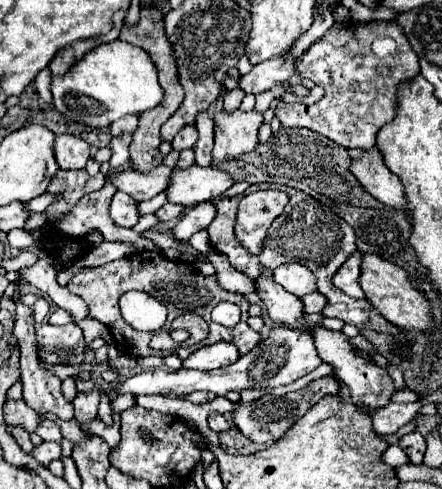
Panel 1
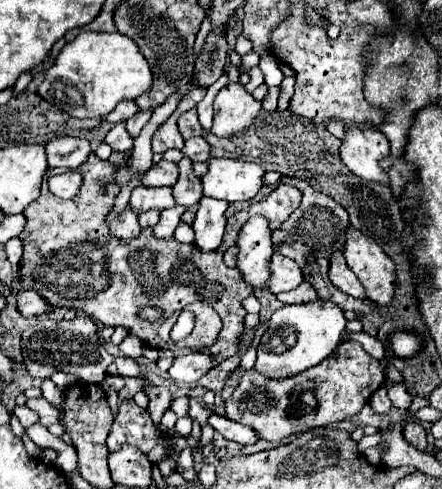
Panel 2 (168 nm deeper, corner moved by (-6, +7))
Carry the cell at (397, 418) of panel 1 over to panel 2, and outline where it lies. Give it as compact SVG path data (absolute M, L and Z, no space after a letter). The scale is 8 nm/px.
M379 387L379 389L373 393L373 397L371 397L369 405L371 405L371 409L373 409L375 413L379 413L379 415L389 413L389 411L393 409L391 399L387 397L387 389L385 389L385 387Z

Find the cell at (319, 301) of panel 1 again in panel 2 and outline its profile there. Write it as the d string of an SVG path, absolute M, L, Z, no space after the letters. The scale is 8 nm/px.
M309 283L299 285L299 289L291 289L287 293L279 293L277 295L277 299L281 303L285 303L285 305L287 303L307 303L307 301L315 301L315 297L317 297L317 293L315 293L315 289Z

